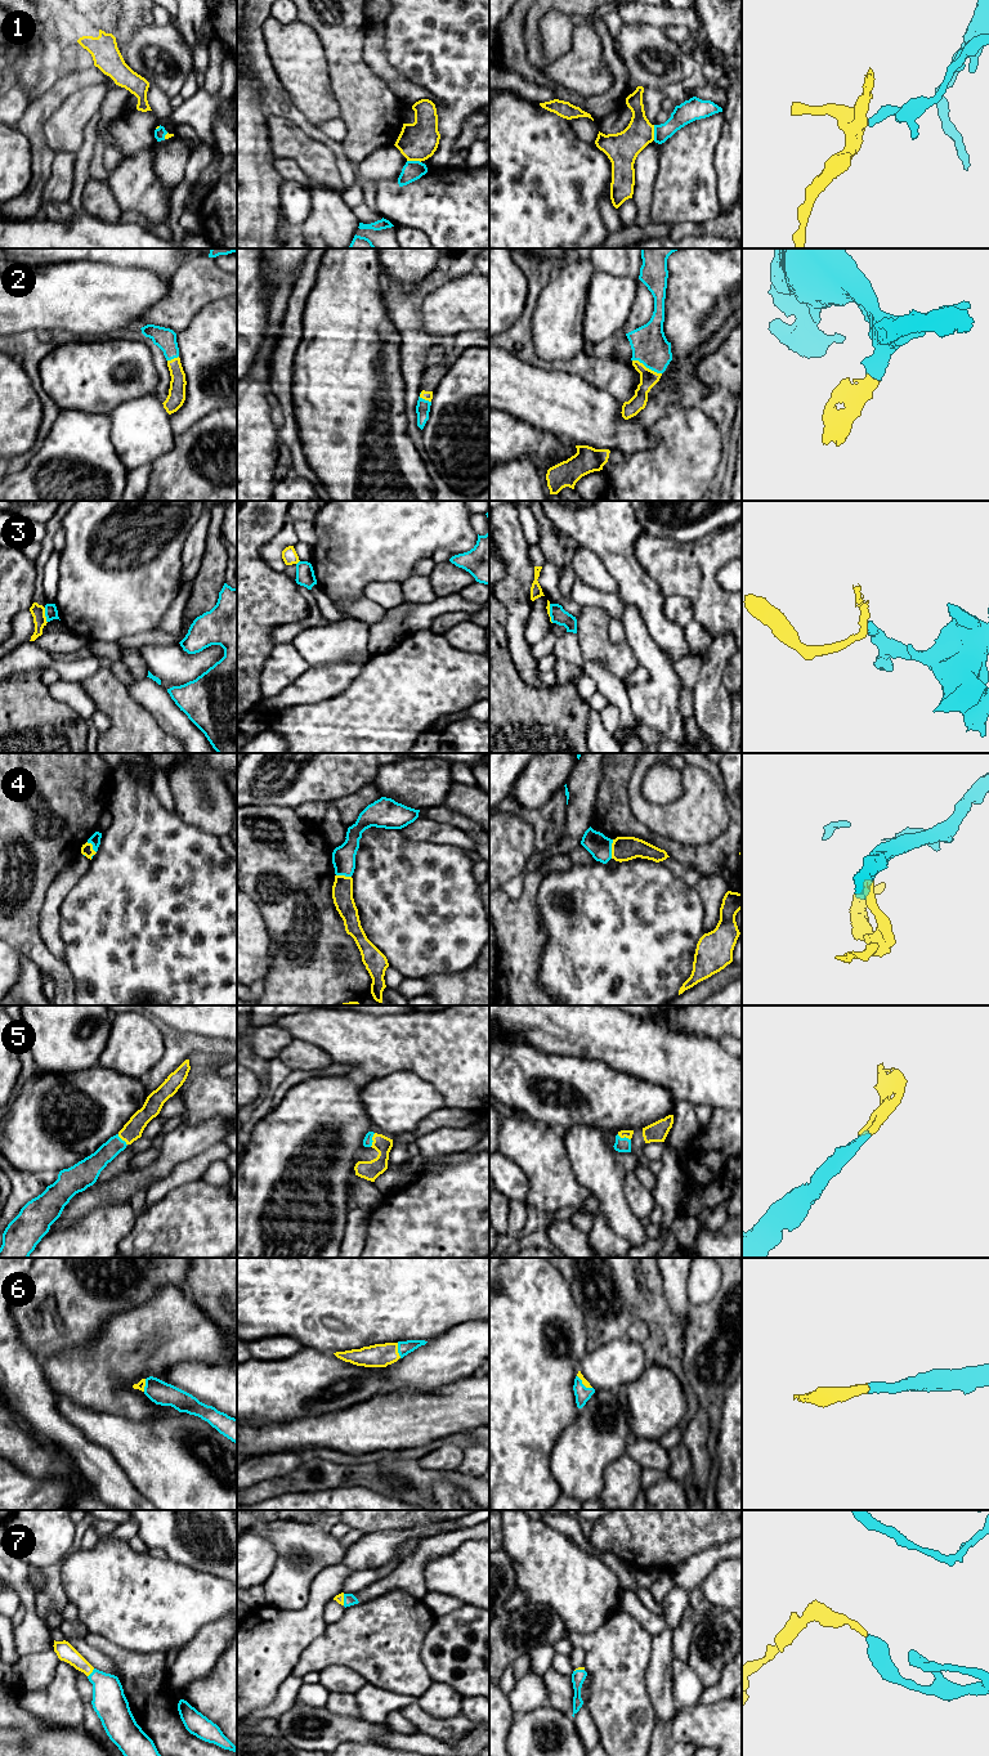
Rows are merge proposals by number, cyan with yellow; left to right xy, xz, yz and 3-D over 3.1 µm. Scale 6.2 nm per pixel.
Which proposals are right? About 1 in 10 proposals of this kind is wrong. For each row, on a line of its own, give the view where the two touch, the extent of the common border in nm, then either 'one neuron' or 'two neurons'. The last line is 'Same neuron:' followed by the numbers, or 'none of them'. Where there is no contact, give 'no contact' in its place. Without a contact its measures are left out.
1: yz | 100 nm | two neurons
2: yz | 200 nm | one neuron
3: xy | 100 nm | two neurons
4: yz | 120 nm | two neurons
5: xz | 90 nm | one neuron
6: xz | 100 nm | one neuron
7: xy | 70 nm | one neuron
Same neuron: 2, 5, 6, 7

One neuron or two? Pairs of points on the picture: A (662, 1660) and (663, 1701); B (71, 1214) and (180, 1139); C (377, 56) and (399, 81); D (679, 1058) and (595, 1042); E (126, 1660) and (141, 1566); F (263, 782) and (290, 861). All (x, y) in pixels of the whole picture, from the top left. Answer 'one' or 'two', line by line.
A: one
B: one
C: one
D: one
E: two
F: two

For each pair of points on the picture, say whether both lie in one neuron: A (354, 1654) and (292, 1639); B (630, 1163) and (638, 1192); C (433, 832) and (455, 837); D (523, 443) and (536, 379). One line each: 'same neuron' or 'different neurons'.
A: different neurons
B: same neuron
C: same neuron
D: different neurons

